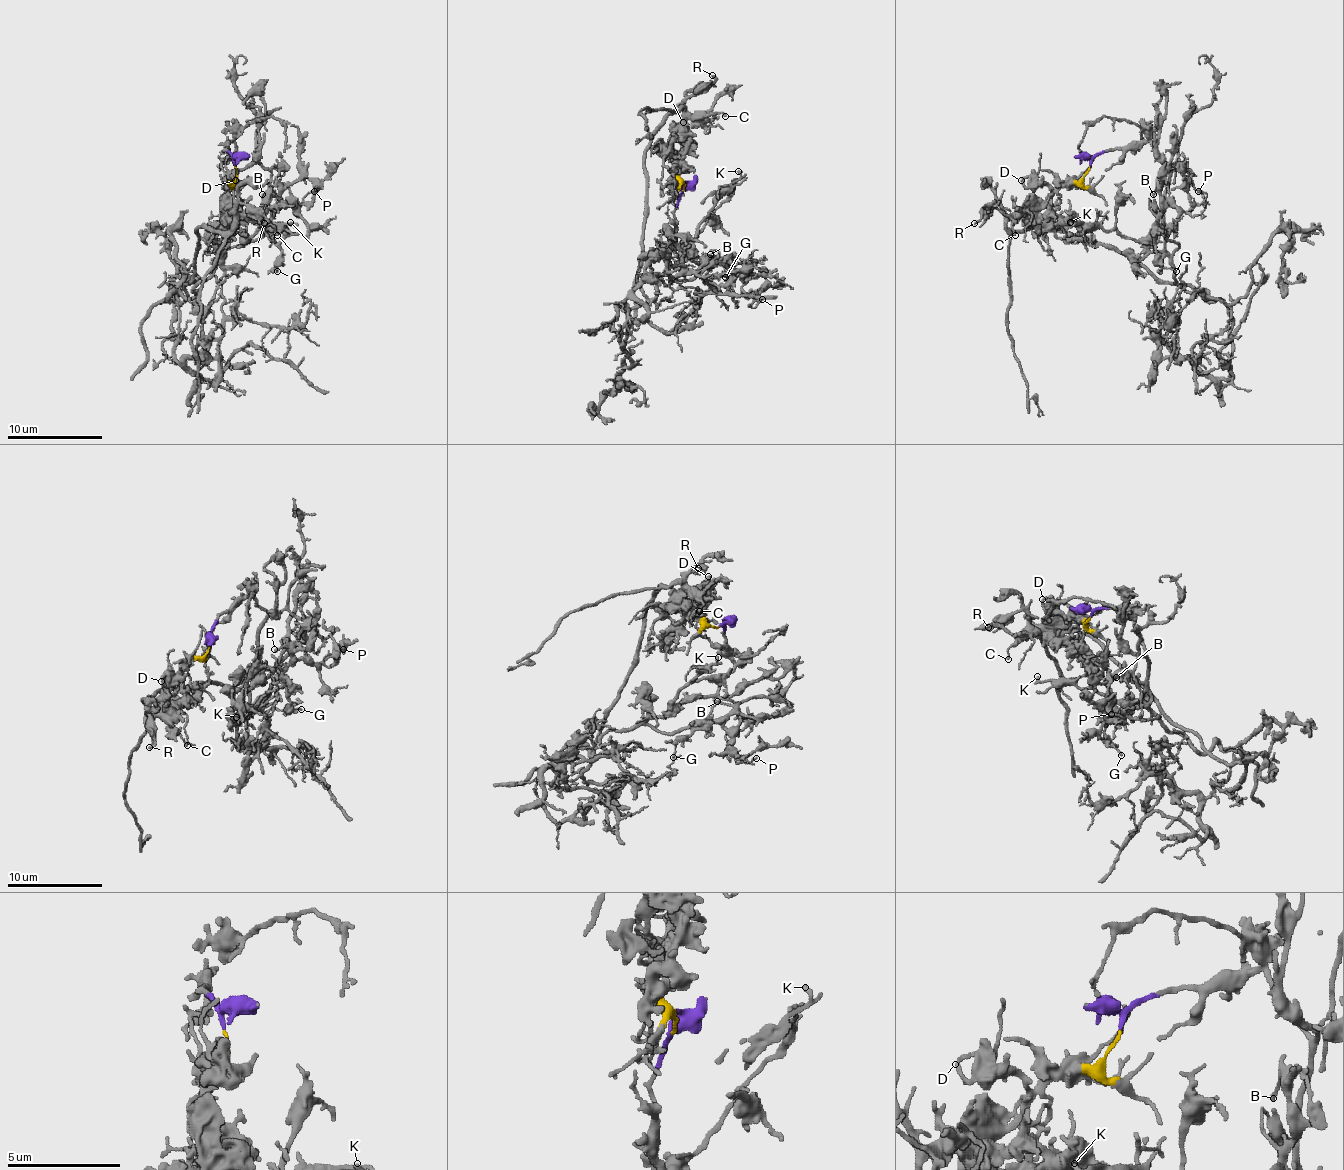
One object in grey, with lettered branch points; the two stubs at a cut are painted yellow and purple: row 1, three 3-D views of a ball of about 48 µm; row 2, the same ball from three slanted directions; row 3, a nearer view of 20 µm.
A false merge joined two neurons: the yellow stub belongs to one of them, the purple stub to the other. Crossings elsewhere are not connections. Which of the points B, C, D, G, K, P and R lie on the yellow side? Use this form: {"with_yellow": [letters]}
{"with_yellow": ["C", "D", "R"]}

